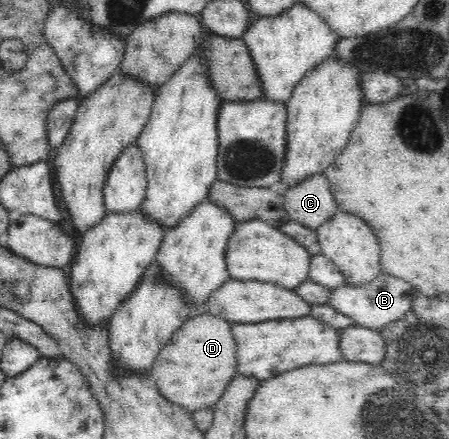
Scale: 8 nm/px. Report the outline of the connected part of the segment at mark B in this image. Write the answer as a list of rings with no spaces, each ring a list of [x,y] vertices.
[[[383,274],[362,286],[343,284],[333,288],[329,293],[327,304],[351,318],[353,325],[377,330],[403,317],[407,311],[411,310],[411,293],[414,291],[415,289],[407,283],[407,280]]]

